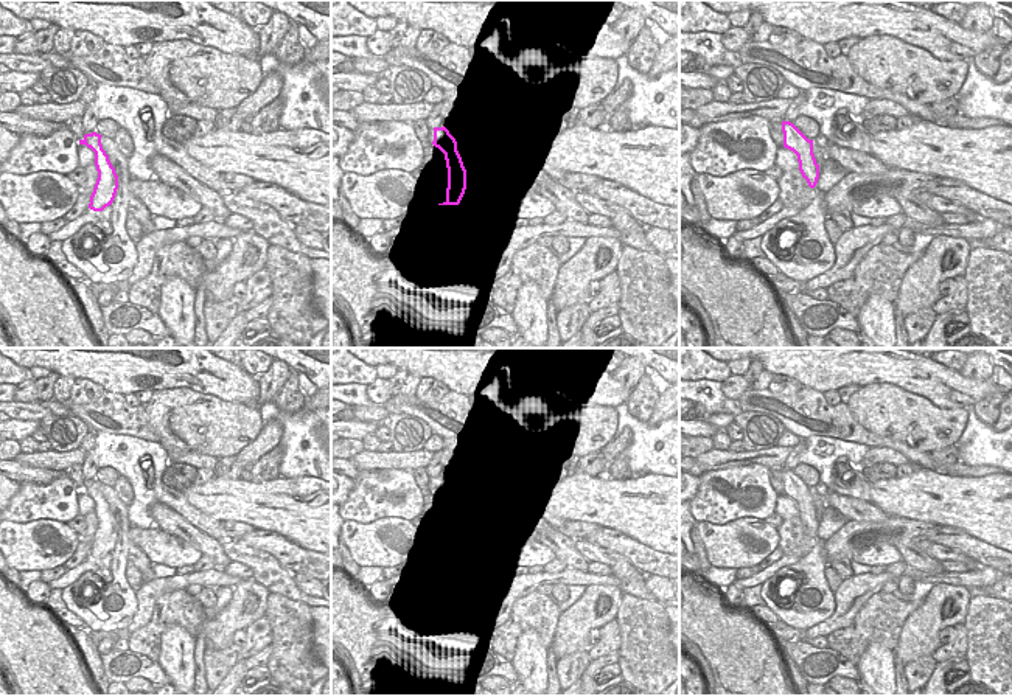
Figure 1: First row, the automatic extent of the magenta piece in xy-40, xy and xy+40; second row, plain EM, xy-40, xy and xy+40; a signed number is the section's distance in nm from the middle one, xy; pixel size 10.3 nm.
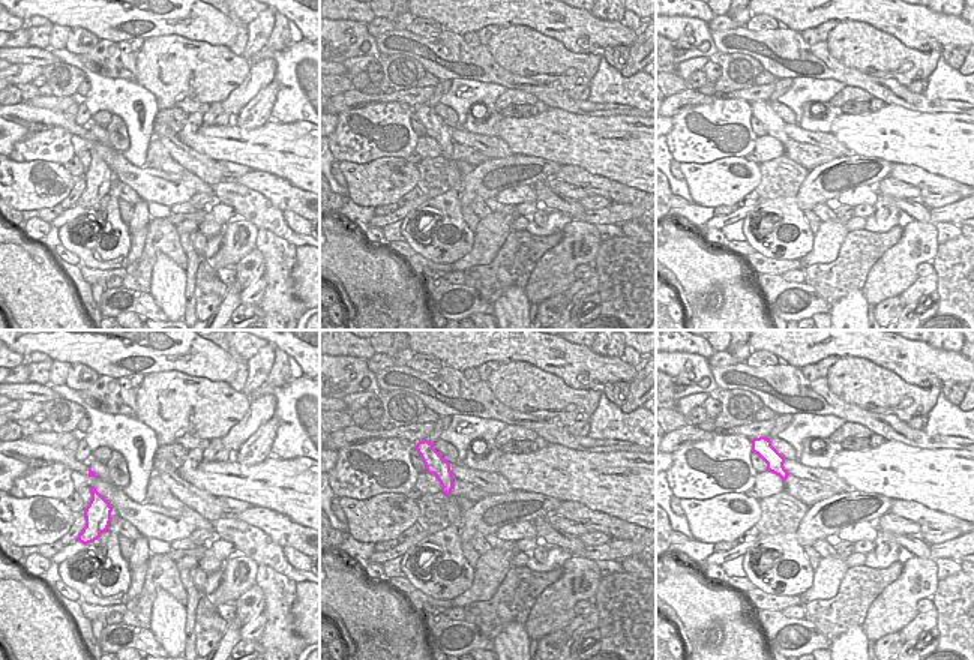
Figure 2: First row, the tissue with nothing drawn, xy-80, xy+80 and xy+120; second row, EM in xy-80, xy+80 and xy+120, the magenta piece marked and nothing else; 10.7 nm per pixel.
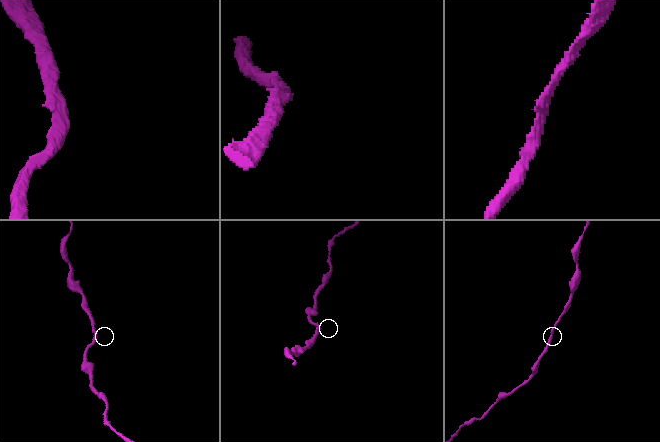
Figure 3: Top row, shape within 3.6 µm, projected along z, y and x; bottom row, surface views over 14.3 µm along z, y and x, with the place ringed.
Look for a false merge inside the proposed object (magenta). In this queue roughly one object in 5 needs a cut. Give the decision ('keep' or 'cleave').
keep

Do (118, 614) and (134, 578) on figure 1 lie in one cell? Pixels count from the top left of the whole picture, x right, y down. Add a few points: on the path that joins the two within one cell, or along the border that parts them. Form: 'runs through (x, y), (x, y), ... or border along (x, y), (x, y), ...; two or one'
border along (126, 561), (126, 581), (136, 591); two

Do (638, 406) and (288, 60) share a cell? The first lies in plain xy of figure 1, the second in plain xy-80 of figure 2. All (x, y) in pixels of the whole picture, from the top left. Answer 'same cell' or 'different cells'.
different cells

